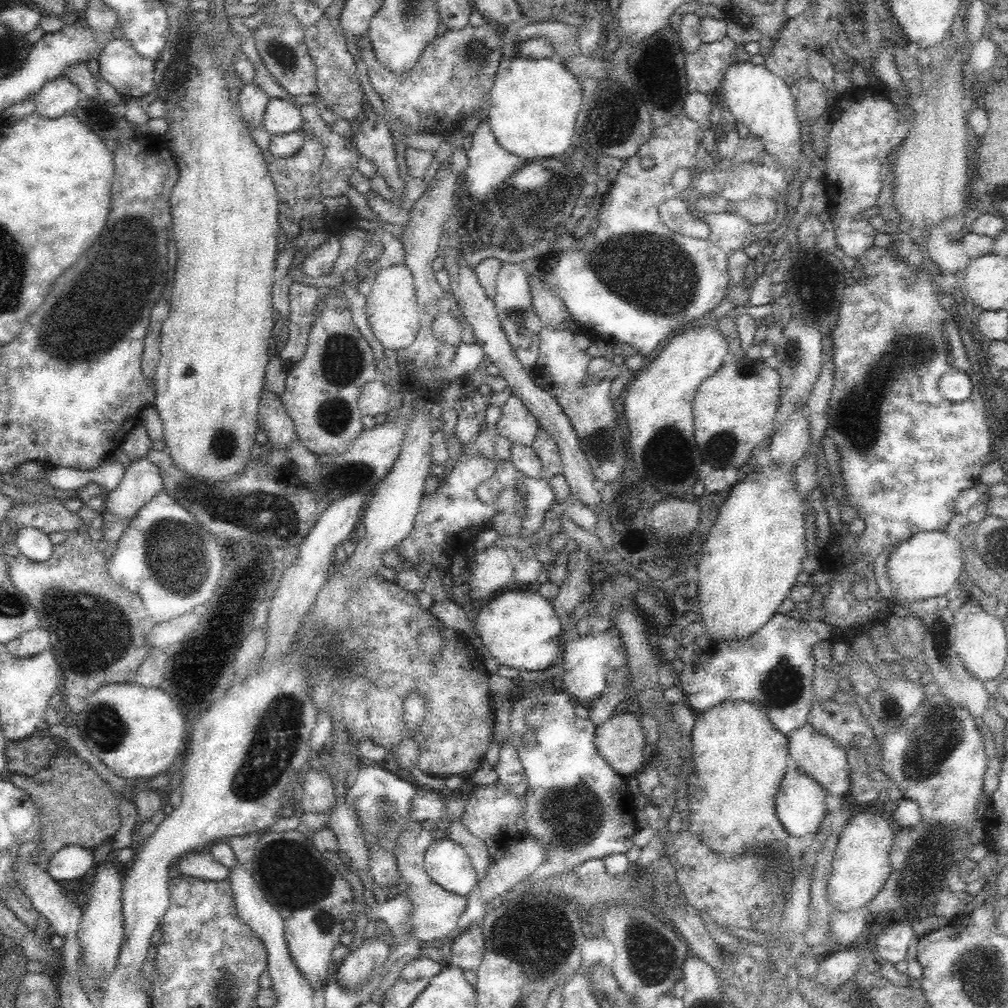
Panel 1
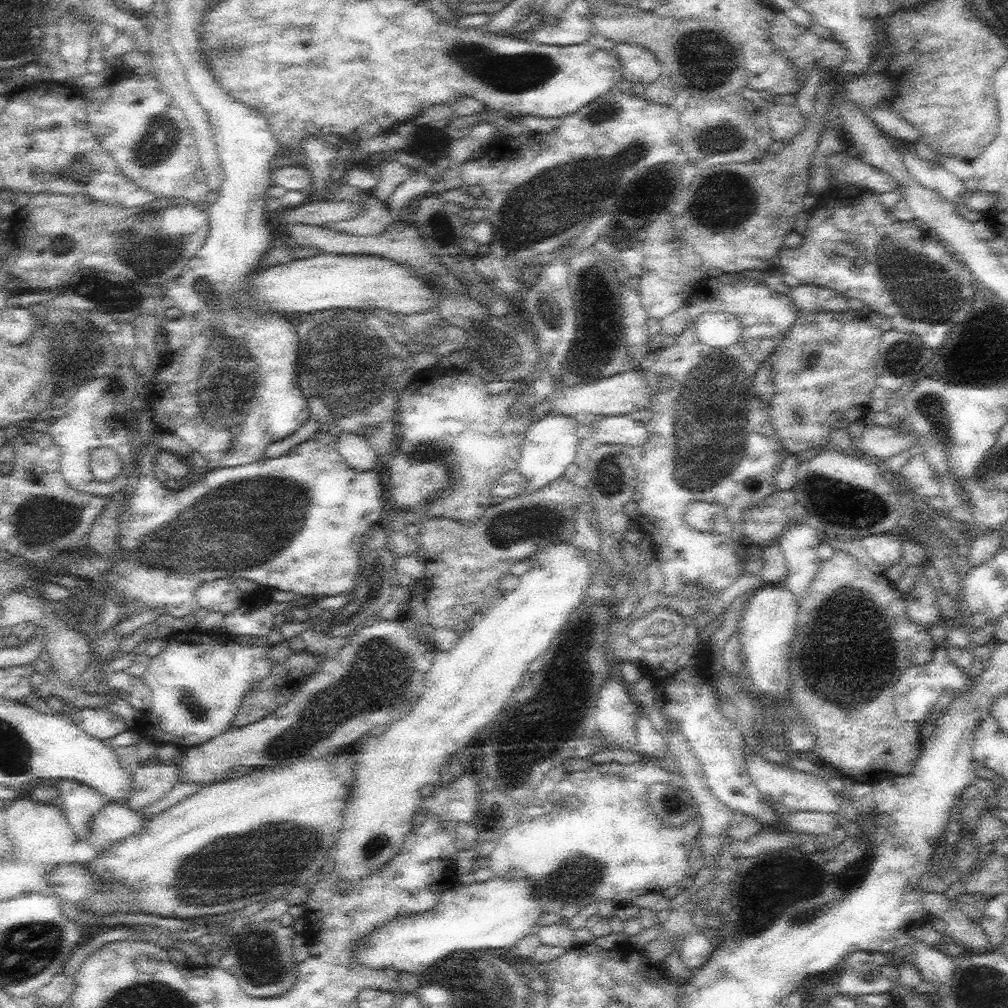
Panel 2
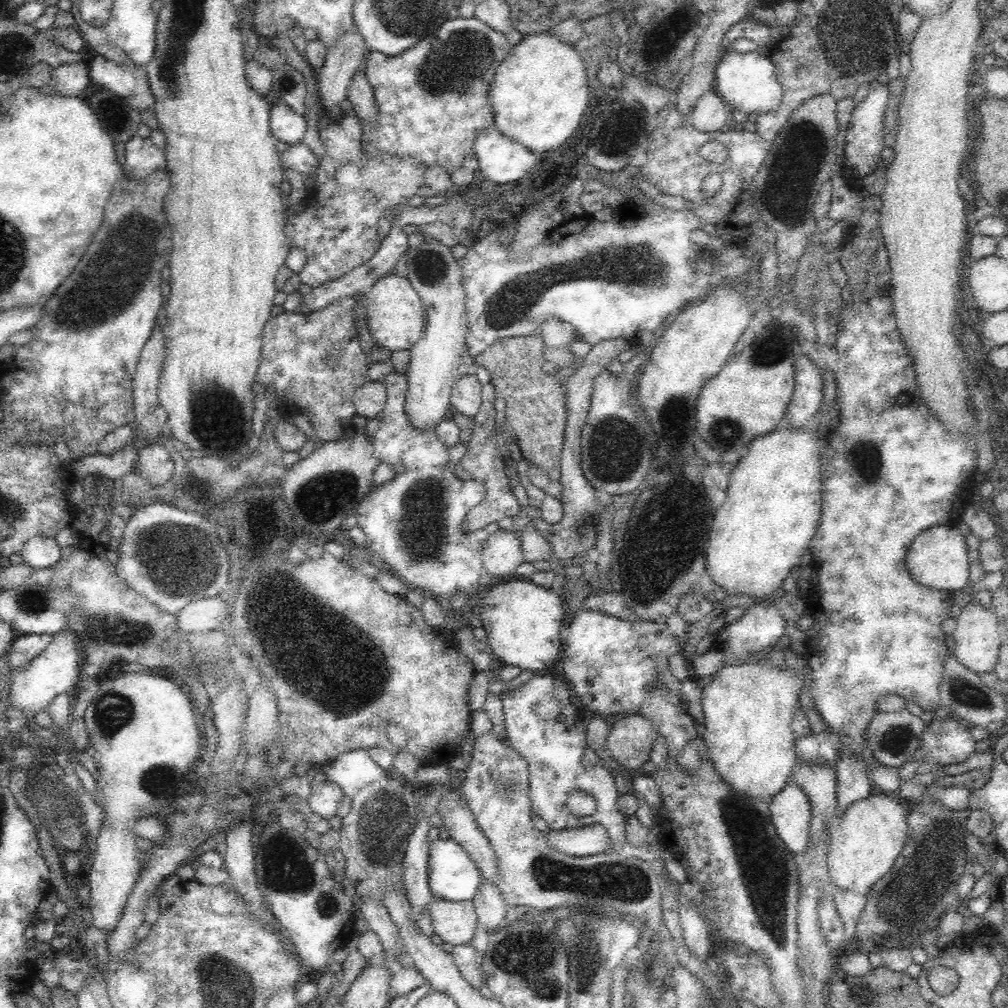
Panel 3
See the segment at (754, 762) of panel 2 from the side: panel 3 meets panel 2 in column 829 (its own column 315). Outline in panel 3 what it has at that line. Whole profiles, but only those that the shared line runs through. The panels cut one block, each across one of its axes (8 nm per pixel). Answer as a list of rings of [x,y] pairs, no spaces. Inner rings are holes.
[[[314,778],[310,808],[314,814],[320,814],[324,820],[332,820],[344,800],[344,790],[336,782],[326,782],[324,778]]]

